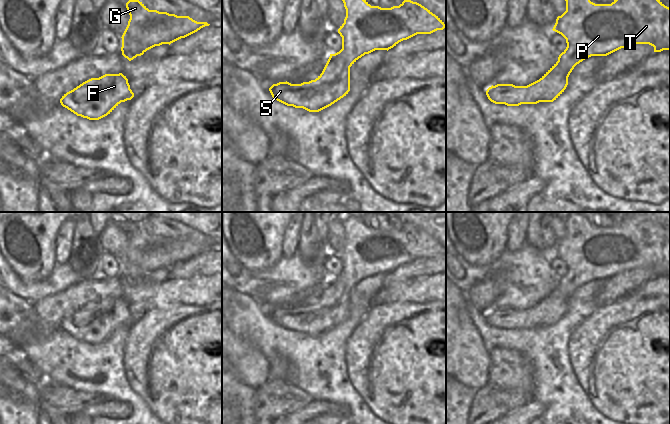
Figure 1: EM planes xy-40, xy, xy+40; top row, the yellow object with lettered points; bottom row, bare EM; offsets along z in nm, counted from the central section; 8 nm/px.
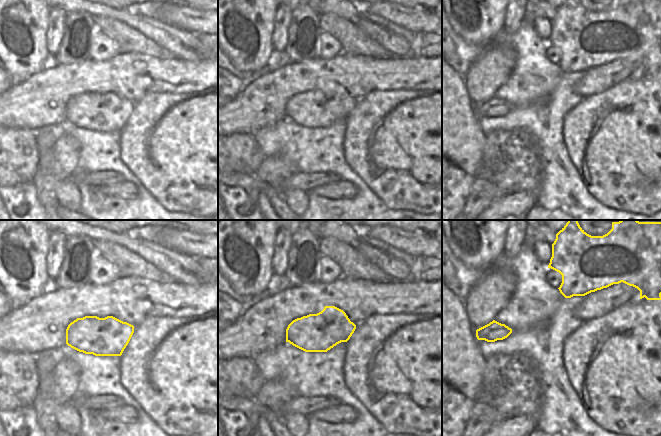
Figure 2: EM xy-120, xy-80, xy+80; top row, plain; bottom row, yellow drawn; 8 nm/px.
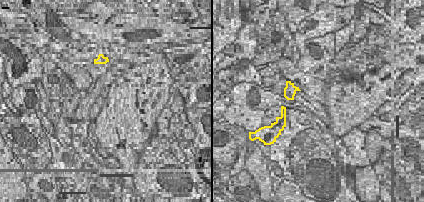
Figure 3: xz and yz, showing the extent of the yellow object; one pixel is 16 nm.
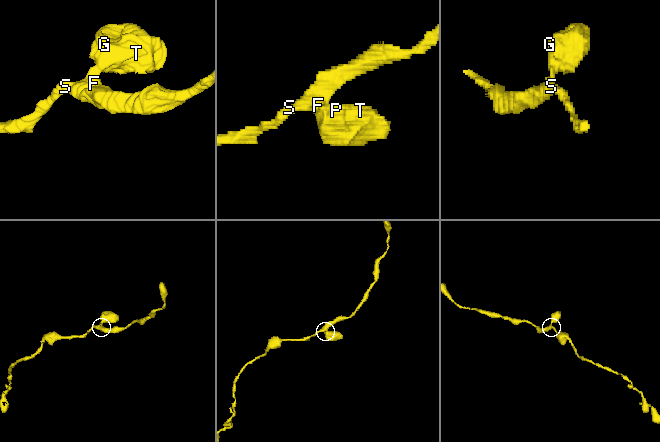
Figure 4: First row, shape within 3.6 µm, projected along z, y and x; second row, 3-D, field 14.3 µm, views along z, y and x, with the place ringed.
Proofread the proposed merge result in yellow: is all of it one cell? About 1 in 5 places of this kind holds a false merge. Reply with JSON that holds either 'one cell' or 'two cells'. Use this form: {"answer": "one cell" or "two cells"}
{"answer": "one cell"}

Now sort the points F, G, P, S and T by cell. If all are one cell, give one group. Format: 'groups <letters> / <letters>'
groups F G P S T

